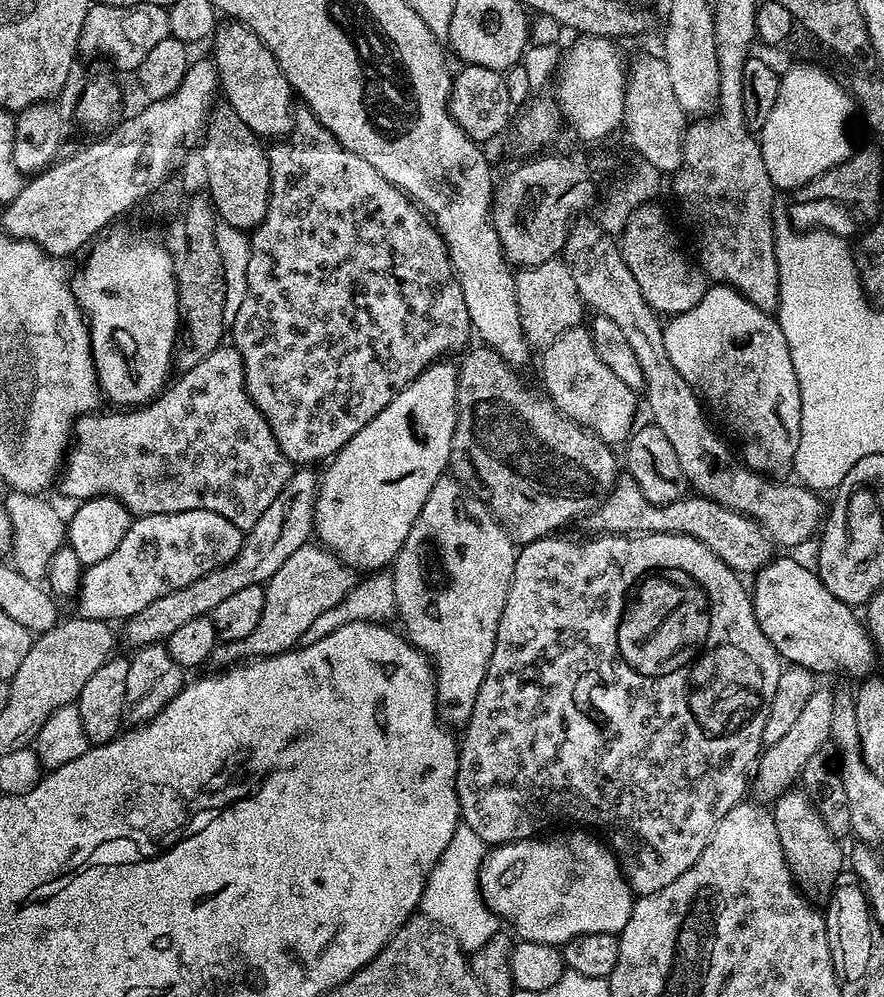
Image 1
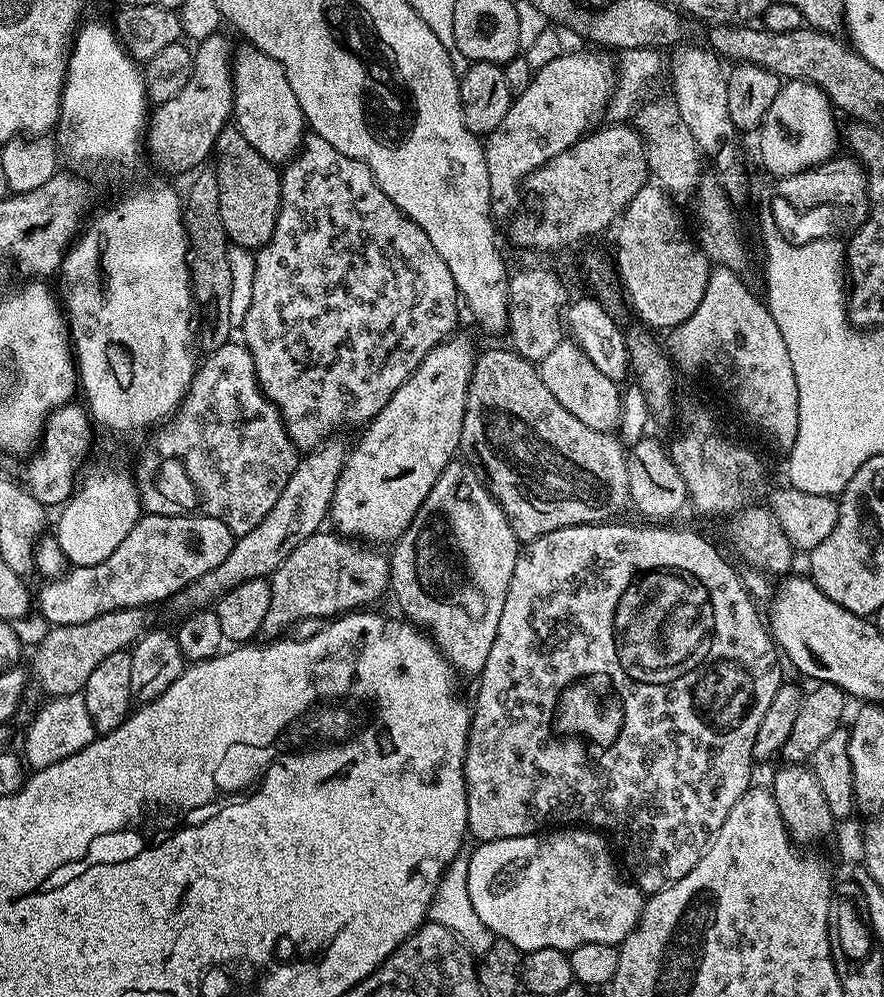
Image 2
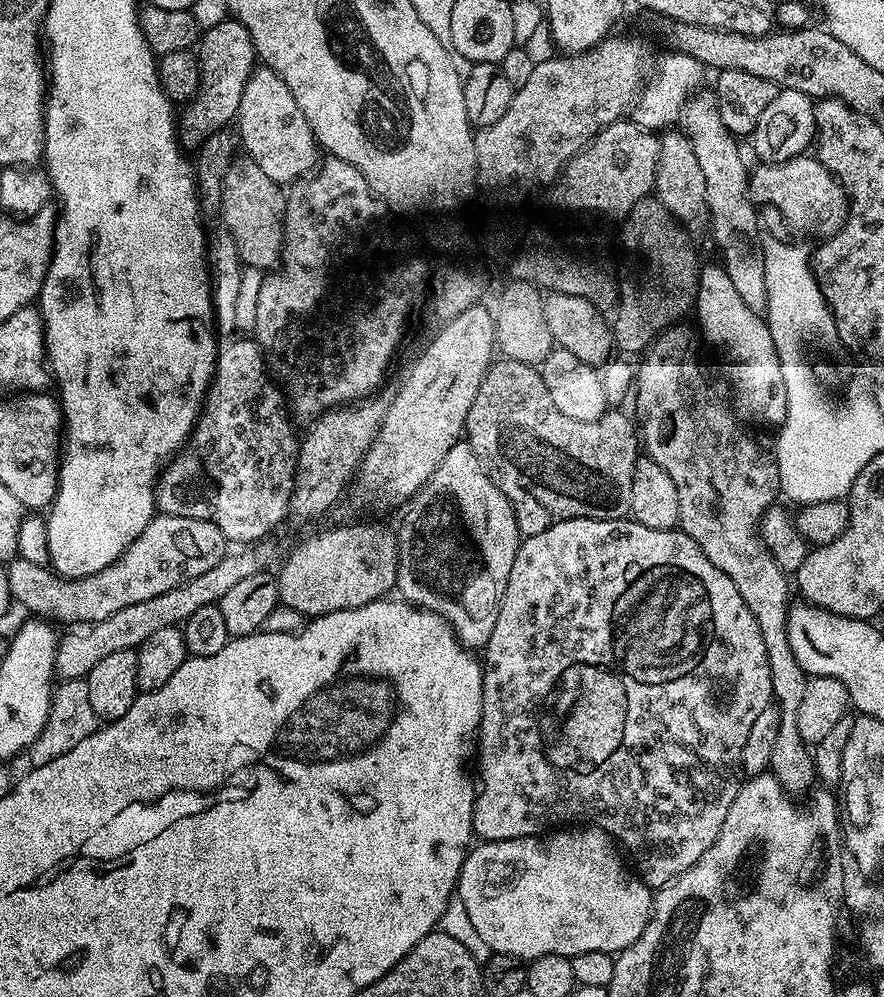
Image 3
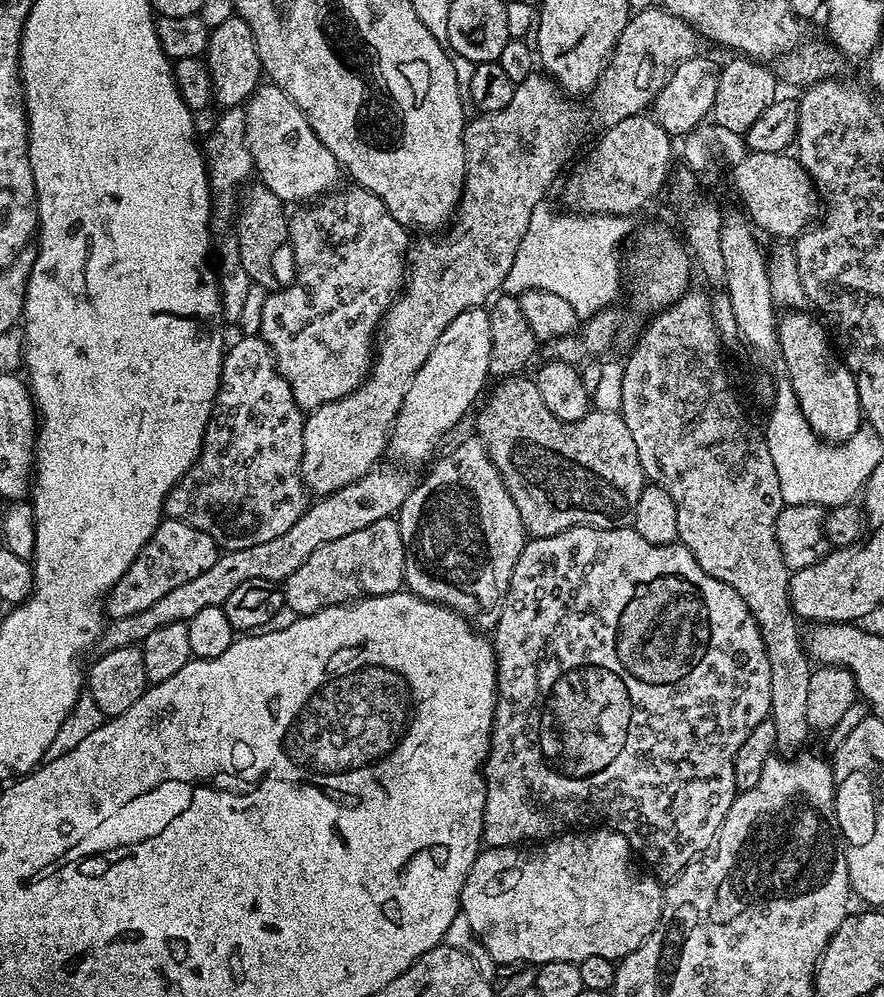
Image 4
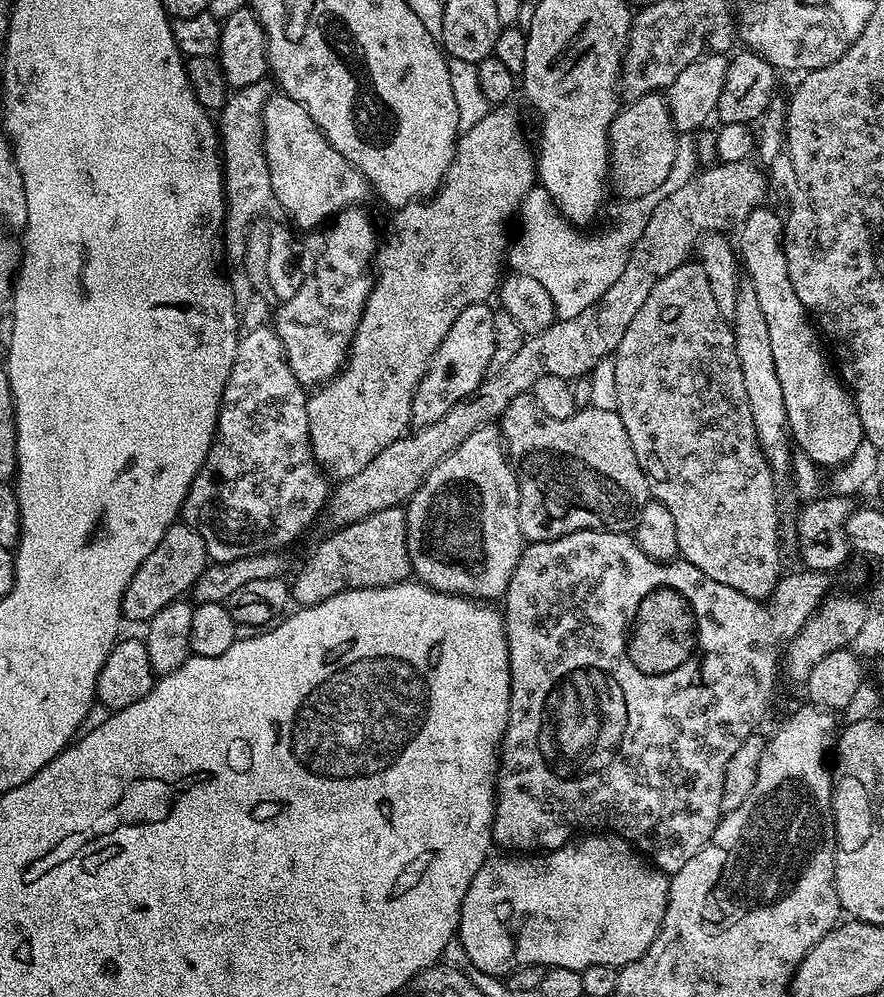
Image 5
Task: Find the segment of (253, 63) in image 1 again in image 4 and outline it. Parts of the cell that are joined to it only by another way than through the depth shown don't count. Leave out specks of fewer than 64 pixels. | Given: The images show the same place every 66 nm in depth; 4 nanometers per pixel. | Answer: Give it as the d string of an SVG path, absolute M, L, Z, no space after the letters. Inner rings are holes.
M262 82L243 105L246 114L246 142L252 155L252 167L259 183L265 184L285 205L311 202L341 183L340 164L314 134L310 122L277 84Z

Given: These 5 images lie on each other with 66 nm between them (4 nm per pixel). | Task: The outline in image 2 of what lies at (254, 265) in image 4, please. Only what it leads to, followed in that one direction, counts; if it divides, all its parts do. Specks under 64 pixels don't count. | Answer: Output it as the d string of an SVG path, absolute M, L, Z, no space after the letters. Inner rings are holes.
M229 126L216 139L214 149L214 171L218 178L218 206L222 226L229 241L235 247L258 250L274 234L280 209L281 169L272 164L246 138L242 138L239 128Z

